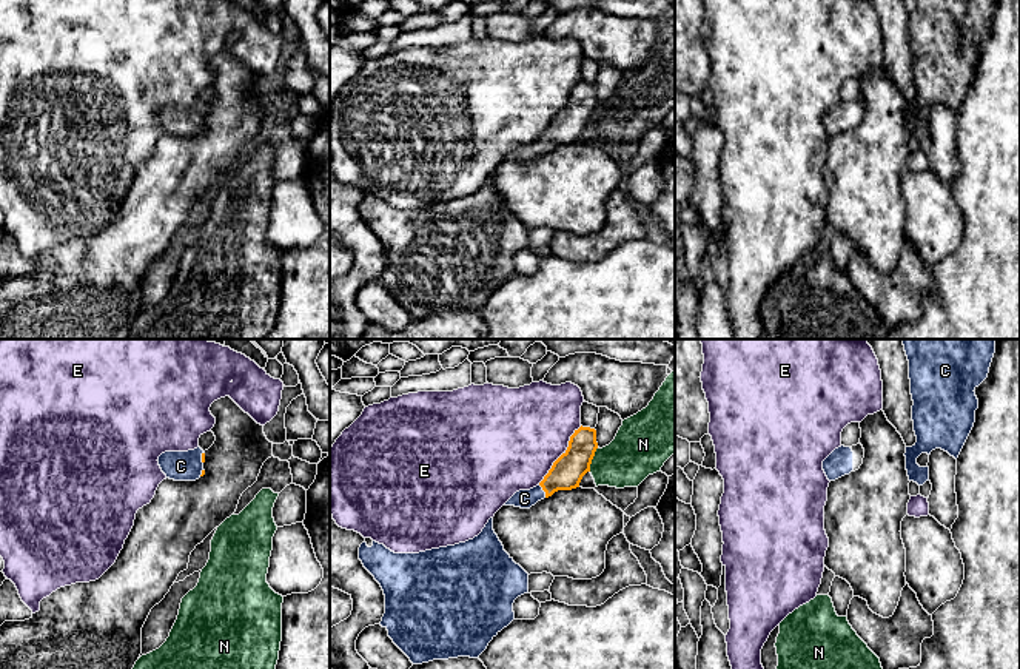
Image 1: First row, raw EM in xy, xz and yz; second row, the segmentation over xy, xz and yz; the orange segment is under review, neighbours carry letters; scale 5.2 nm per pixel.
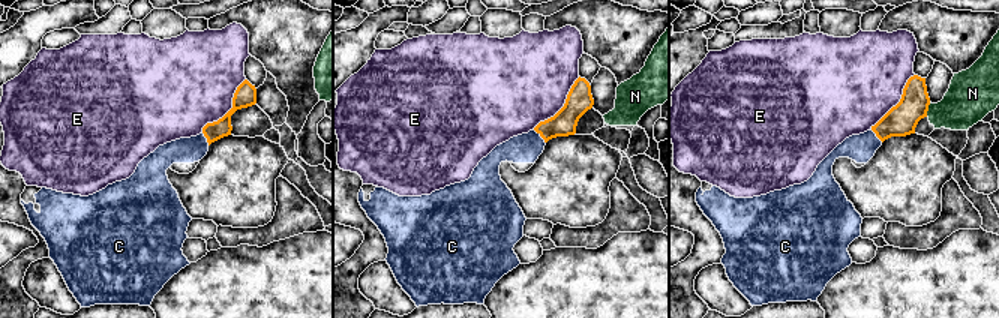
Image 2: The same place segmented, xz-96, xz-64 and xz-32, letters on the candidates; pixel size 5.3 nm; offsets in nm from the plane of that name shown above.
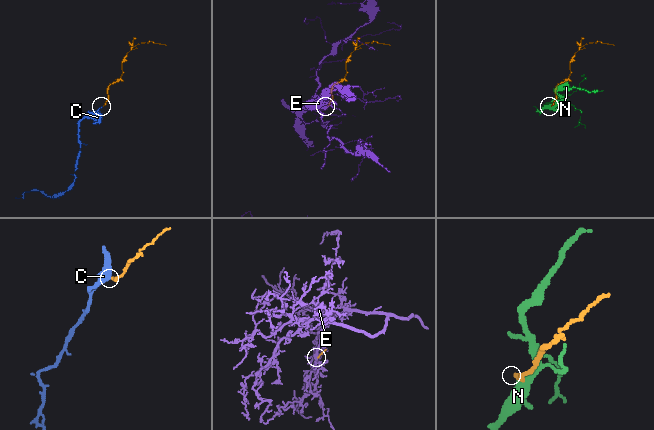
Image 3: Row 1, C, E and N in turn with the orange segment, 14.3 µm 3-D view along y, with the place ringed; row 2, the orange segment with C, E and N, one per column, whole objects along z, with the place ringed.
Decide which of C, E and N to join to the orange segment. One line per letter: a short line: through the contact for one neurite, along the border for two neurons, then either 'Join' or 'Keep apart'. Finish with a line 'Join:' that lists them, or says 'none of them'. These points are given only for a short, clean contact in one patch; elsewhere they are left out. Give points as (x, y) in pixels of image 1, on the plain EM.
C: Line: xz (566, 128), (543, 144), (524, 153). Join
E: Keep apart
N: Keep apart
Join: C

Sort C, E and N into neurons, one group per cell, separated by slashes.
C / E / N

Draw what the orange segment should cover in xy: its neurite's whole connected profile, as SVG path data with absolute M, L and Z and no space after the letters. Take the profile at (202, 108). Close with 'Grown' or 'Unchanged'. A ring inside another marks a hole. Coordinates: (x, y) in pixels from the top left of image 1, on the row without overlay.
M200 102L188 106L165 106L157 116L166 133L174 136L196 136L205 129L205 108Z. Grown

